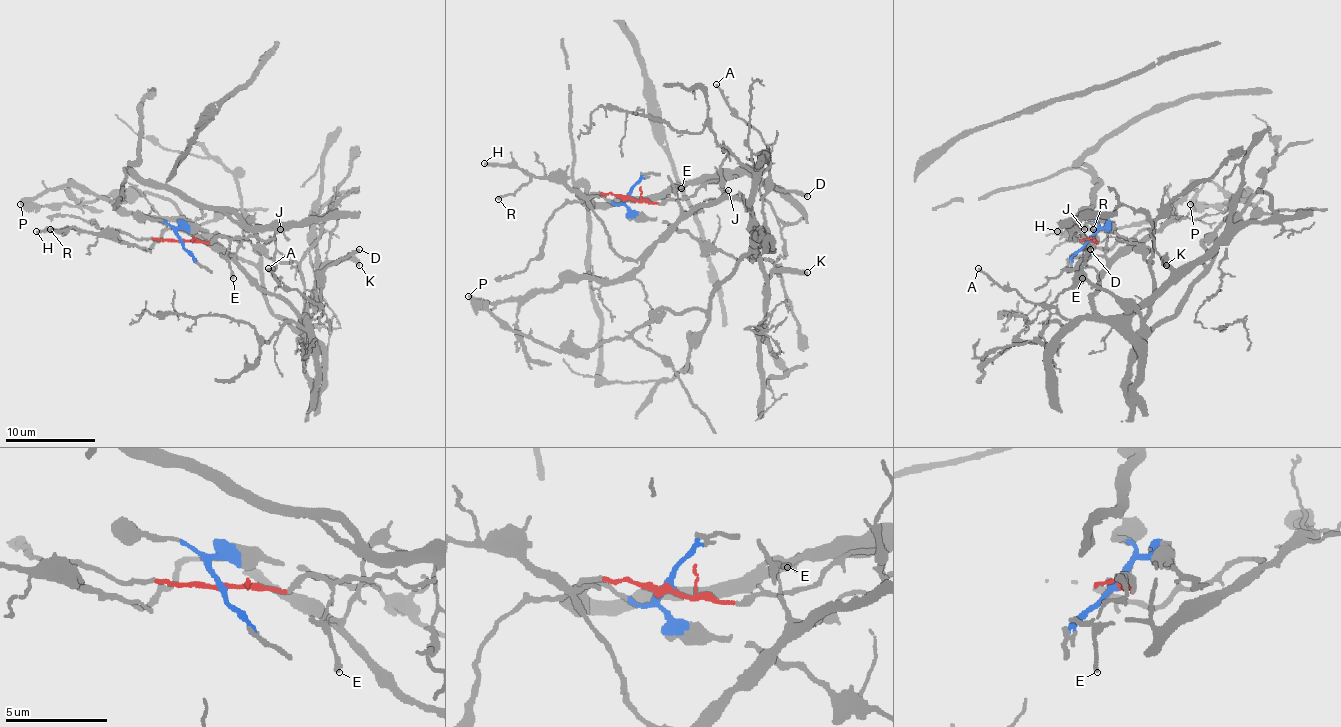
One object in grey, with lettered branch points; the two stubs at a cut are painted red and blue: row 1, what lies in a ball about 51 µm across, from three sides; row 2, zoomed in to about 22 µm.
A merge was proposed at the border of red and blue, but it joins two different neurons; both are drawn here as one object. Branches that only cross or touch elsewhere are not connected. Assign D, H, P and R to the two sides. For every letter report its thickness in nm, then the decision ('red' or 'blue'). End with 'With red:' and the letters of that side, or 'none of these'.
D: calibre 320 nm; blue
H: calibre 260 nm; blue
P: calibre 400 nm; blue
R: calibre 170 nm; blue
With red: none of these

